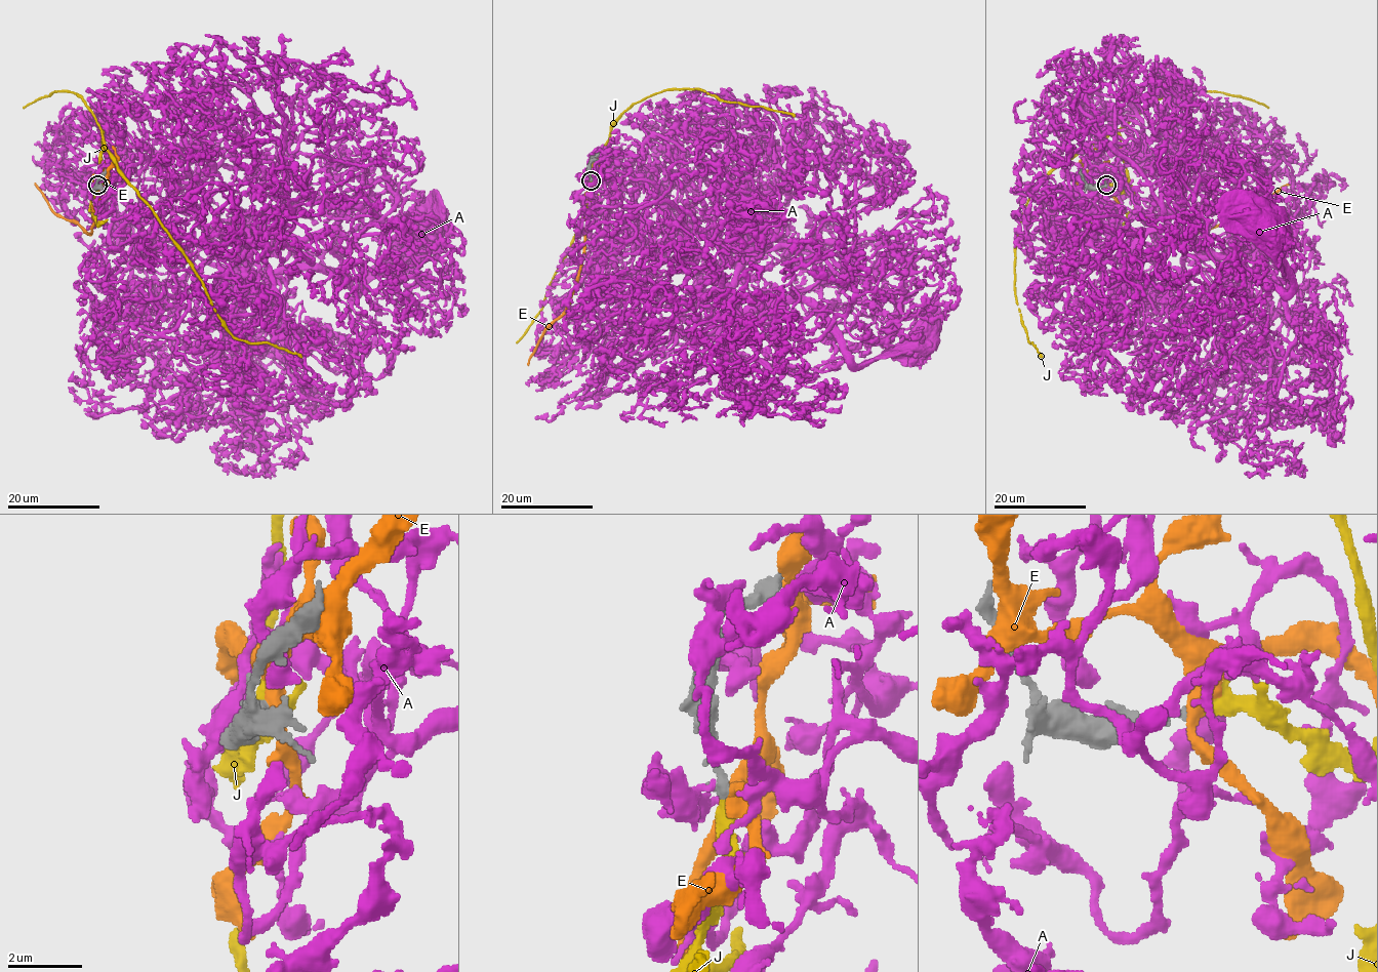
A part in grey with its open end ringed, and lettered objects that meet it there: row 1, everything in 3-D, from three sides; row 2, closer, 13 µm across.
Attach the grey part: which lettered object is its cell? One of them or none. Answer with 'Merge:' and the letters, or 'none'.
Merge: J

